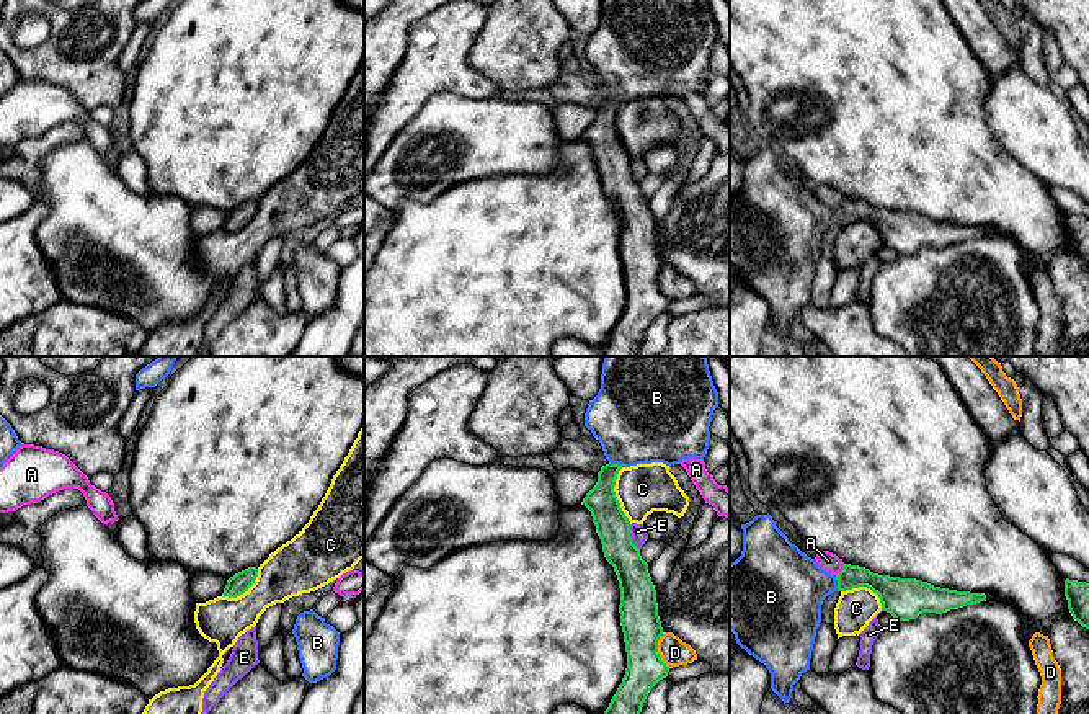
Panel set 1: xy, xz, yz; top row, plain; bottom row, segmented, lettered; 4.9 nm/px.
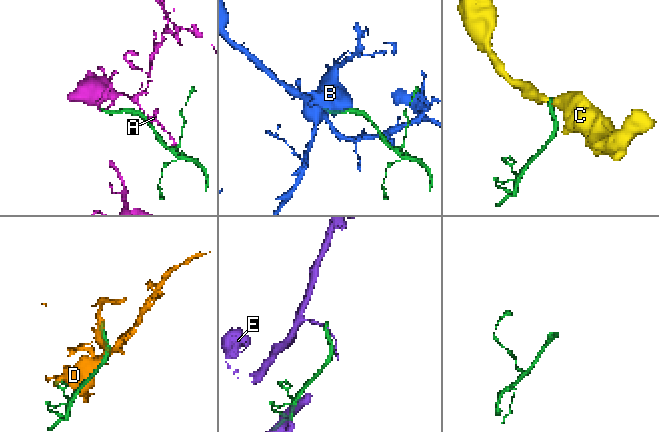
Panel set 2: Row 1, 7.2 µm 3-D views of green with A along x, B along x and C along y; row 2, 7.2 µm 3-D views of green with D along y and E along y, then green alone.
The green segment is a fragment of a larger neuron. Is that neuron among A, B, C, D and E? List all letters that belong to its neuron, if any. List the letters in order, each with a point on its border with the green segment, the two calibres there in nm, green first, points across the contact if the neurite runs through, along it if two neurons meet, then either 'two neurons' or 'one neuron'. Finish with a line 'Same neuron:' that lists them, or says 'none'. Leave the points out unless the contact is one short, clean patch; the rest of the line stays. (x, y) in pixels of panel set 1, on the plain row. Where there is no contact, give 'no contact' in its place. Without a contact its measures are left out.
A: meets green in yz at (841, 205); 130 nm thick on the green side, 90 nm on the other; border along yz (846, 198), (836, 209); two neurons
B: meets green in yz at (838, 218); 130 nm thick on the green side, 360 nm on the other; runs through yz (888, 223), (872, 214), (838, 218), (802, 218), (787, 223); one neuron
C: meets green in xz at (614, 129); 170 nm thick on the green side, 240 nm on the other; border along xz (621, 102), (616, 111), (614, 129), (631, 157); two neurons
D: meets green in xz at (657, 285); 190 nm thick on the green side, 140 nm on the other; two neurons
E: meets green in xz at (631, 172); 170 nm thick on the green side, 80 nm on the other; border along xz (629, 159), (629, 169), (639, 183); two neurons
Same neuron: B

